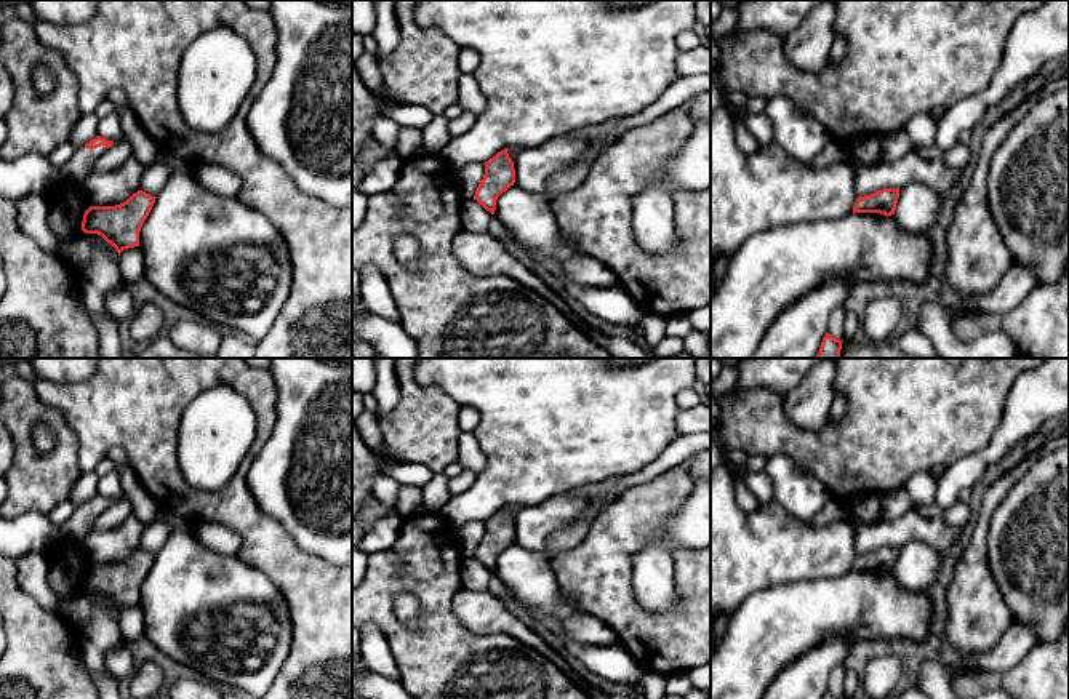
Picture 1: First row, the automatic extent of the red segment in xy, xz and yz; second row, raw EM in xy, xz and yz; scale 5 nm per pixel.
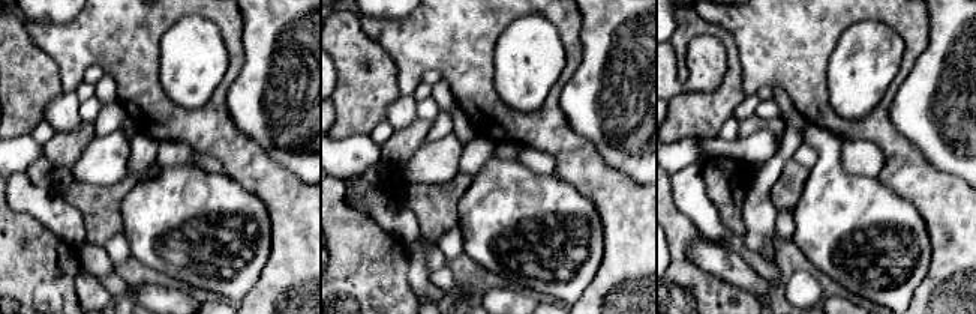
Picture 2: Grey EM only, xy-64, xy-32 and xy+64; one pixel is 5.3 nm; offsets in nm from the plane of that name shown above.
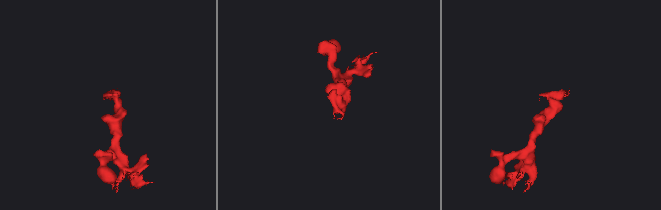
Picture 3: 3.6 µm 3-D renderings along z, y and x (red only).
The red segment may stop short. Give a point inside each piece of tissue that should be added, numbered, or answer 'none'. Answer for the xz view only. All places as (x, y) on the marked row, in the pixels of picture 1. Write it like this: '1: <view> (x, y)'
none

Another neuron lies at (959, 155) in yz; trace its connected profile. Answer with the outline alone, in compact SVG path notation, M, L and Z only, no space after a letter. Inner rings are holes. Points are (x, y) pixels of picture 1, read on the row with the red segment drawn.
M963 141L946 152L939 150L935 144L925 147L912 147L912 152L923 160L938 162L954 168L965 168L970 162L970 149Z

